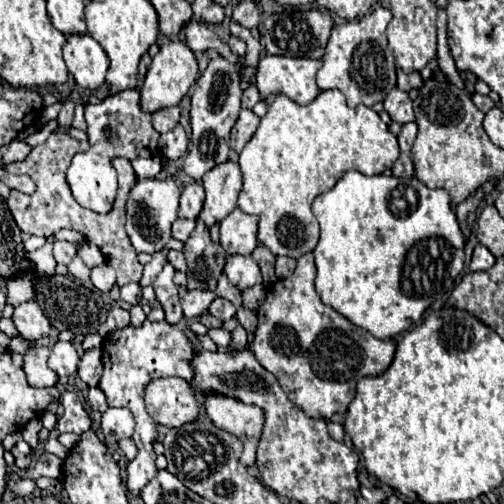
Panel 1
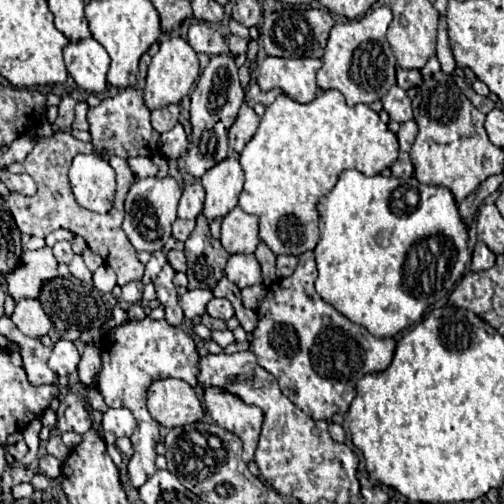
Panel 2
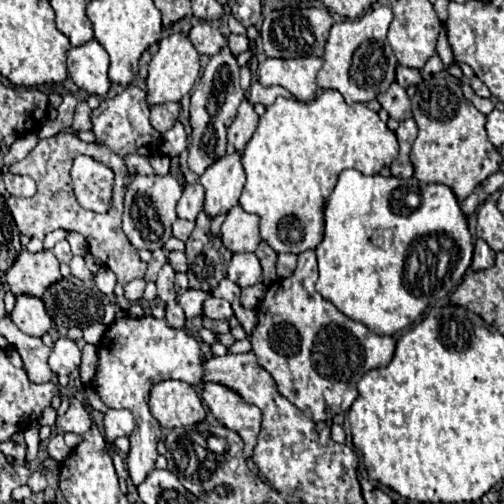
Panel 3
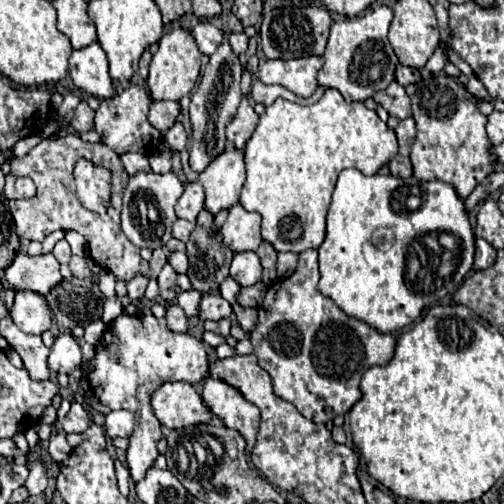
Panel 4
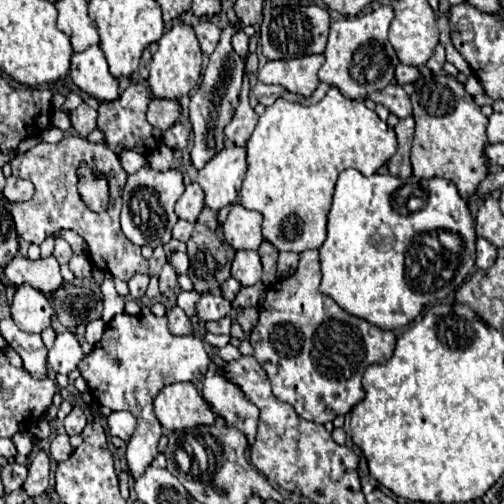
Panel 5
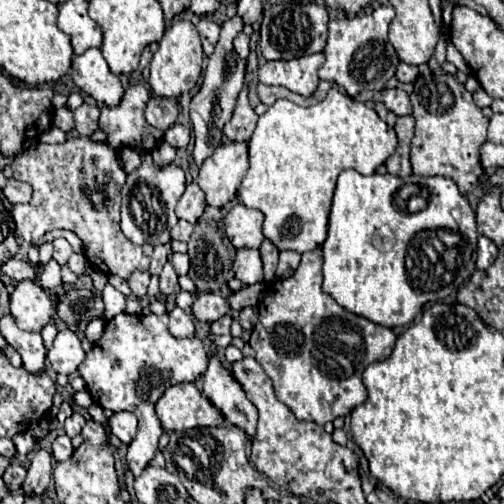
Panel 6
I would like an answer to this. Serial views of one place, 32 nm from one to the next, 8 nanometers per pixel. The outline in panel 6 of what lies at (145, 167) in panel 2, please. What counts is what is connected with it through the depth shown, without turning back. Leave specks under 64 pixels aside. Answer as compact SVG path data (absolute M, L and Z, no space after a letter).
M124 148L122 152L120 152L120 162L122 162L122 168L126 170L126 172L134 172L138 166L140 166L140 154L138 152L134 152L134 150L130 150L130 148Z

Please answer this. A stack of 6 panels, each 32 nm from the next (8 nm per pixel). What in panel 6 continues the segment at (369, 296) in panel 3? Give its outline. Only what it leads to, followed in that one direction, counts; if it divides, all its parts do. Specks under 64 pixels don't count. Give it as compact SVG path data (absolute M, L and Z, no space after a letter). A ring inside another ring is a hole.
M344 170L336 182L328 220L328 238L322 244L322 290L348 312L364 316L374 324L386 328L406 326L426 304L434 304L454 294L472 276L476 270L476 242L478 232L474 212L454 180L446 180L442 176L404 180L392 174L364 176L356 170ZM448 232L452 242L444 244L440 234Z

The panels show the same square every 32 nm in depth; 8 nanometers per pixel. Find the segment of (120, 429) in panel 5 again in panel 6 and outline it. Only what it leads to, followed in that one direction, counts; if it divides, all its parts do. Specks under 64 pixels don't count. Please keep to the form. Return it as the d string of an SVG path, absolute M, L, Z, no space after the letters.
M114 412L108 418L108 426L114 436L118 436L124 444L130 444L132 438L136 436L138 420L136 420L136 416L132 416L132 412Z

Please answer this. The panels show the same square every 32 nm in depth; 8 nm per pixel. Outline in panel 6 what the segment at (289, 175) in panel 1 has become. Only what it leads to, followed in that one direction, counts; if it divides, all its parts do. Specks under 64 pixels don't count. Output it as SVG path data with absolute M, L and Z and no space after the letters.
M330 88L326 98L314 106L298 106L284 98L276 100L266 114L260 116L248 142L250 168L242 180L238 198L246 208L256 208L264 214L264 238L268 238L278 250L294 250L300 254L316 250L326 240L332 192L338 174L346 168L360 170L362 174L374 174L376 168L392 156L396 144L394 128L390 128L376 110L368 108L364 102L344 96L338 88Z

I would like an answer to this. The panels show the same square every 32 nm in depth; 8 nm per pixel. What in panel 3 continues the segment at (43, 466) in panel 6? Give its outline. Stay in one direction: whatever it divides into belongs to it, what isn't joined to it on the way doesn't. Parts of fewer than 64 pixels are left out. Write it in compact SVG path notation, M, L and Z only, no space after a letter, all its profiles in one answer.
M34 470L32 476L30 476L30 480L28 480L28 486L32 488L34 494L42 492L46 488L46 476L44 476L44 472L42 470Z

